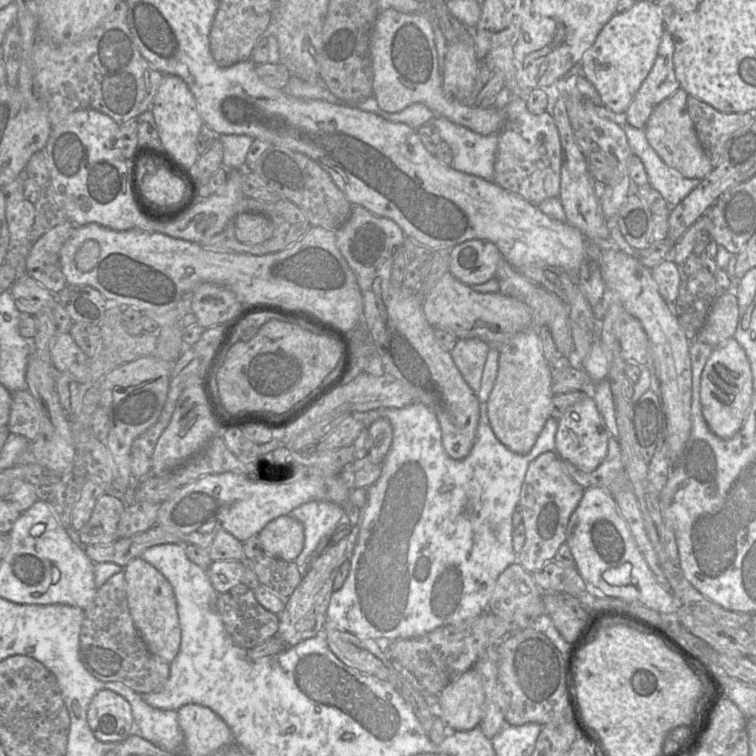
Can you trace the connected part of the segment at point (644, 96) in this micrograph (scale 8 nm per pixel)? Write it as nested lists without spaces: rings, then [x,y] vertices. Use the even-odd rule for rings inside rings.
[[[665,29],[656,60],[625,112],[626,122],[633,127],[644,129],[655,106],[680,88],[673,55],[674,41]]]

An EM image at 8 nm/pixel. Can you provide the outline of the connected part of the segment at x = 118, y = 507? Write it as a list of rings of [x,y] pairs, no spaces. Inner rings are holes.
[[[100,496],[89,521],[78,530],[81,542],[85,545],[104,545],[118,540],[117,527],[126,506],[115,496]]]

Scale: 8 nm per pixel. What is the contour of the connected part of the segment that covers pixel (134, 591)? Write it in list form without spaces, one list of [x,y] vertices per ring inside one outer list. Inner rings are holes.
[[[135,558],[123,569],[127,601],[134,624],[148,649],[170,663],[177,656],[181,643],[177,603],[169,581],[154,566]]]

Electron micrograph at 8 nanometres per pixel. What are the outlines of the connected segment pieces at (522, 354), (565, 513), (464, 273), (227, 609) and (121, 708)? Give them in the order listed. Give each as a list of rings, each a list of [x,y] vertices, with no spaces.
[[[530,327],[497,347],[500,351],[498,372],[490,393],[487,411],[492,430],[510,451],[528,453],[535,444],[546,421],[551,417],[554,397],[549,362],[544,357],[539,327]]]
[[[555,451],[540,454],[529,464],[522,484],[517,510],[522,514],[526,538],[516,562],[530,573],[552,561],[559,547],[566,542],[569,519],[585,491],[565,472],[562,460]]]
[[[472,239],[451,248],[449,272],[469,286],[478,285],[495,278],[501,259],[494,243]]]
[[[243,584],[218,594],[217,611],[223,622],[226,634],[238,646],[249,649],[276,636],[279,616],[265,609],[256,599],[253,589]]]
[[[101,690],[93,697],[87,722],[94,736],[102,742],[120,743],[135,733],[130,703],[110,690]]]

